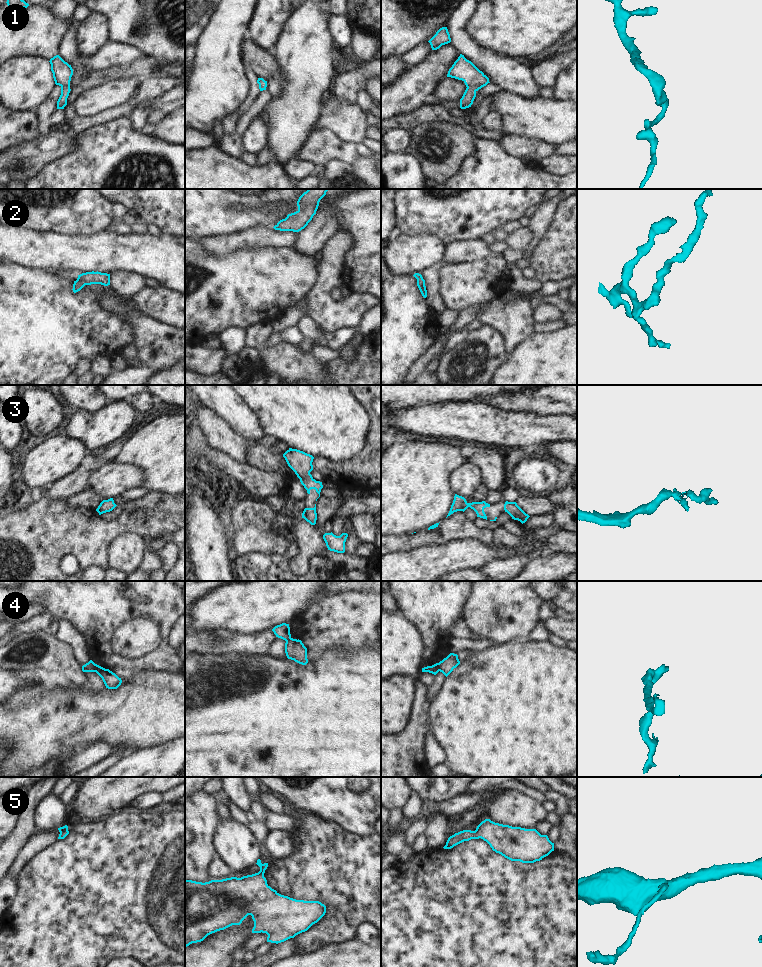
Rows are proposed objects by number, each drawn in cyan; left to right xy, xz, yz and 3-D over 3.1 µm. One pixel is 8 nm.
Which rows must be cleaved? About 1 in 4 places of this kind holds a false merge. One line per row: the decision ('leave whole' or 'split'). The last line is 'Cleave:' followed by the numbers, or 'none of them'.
1: leave whole
2: leave whole
3: leave whole
4: split
5: leave whole
Cleave: 4

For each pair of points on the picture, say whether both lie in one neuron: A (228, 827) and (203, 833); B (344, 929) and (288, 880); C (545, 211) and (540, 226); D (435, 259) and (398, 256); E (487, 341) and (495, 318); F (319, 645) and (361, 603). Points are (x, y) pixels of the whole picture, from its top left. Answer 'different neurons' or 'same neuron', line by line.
A: different neurons
B: same neuron
C: same neuron
D: same neuron
E: different neurons
F: same neuron

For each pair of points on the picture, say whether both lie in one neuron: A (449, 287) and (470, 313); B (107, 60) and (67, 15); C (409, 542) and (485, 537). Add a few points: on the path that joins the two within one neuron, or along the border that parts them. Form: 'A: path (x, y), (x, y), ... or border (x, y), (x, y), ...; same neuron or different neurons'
A: border (484, 304), (468, 306), (460, 312); different neurons
B: path (89, 61), (80, 61), (70, 51), (70, 33); same neuron
C: path (428, 537), (442, 536), (446, 532), (466, 532); same neuron

